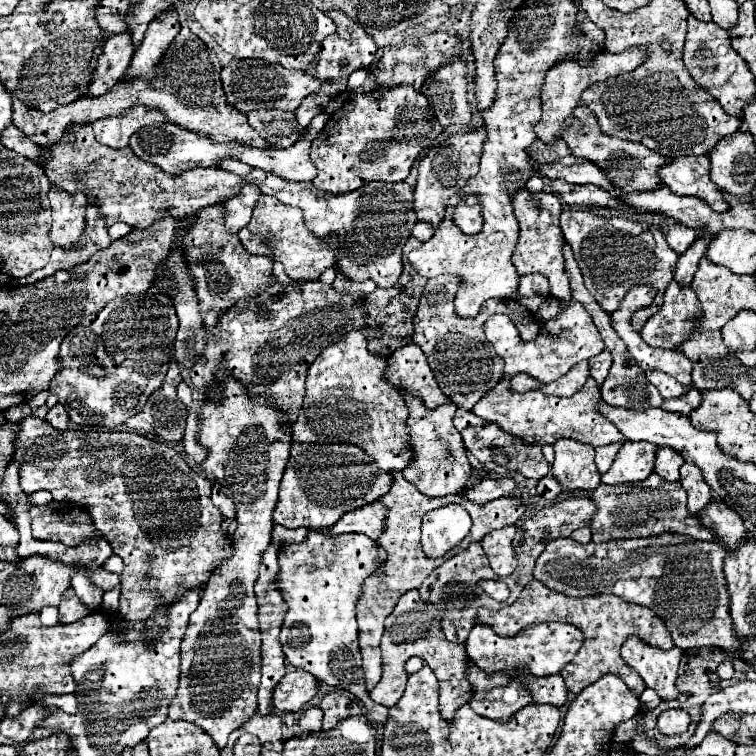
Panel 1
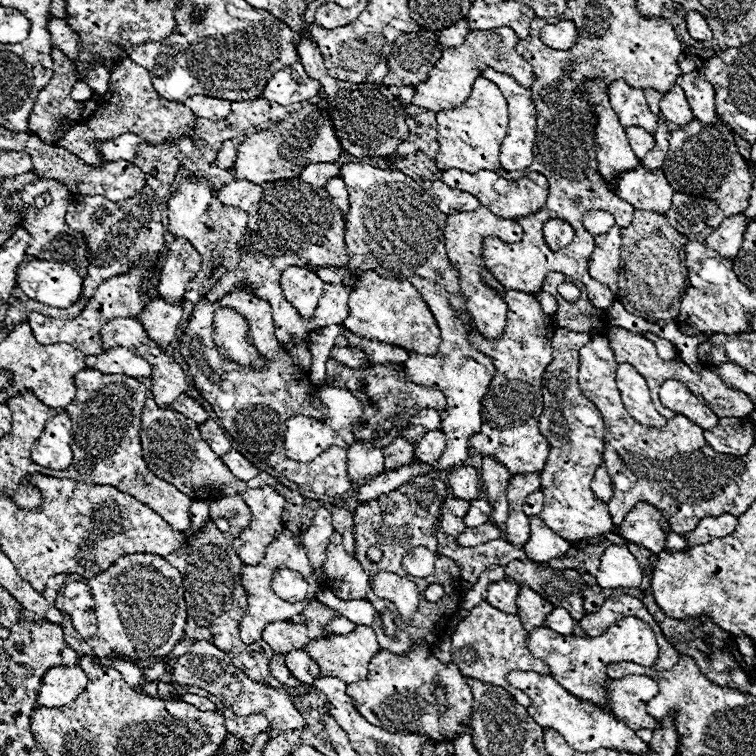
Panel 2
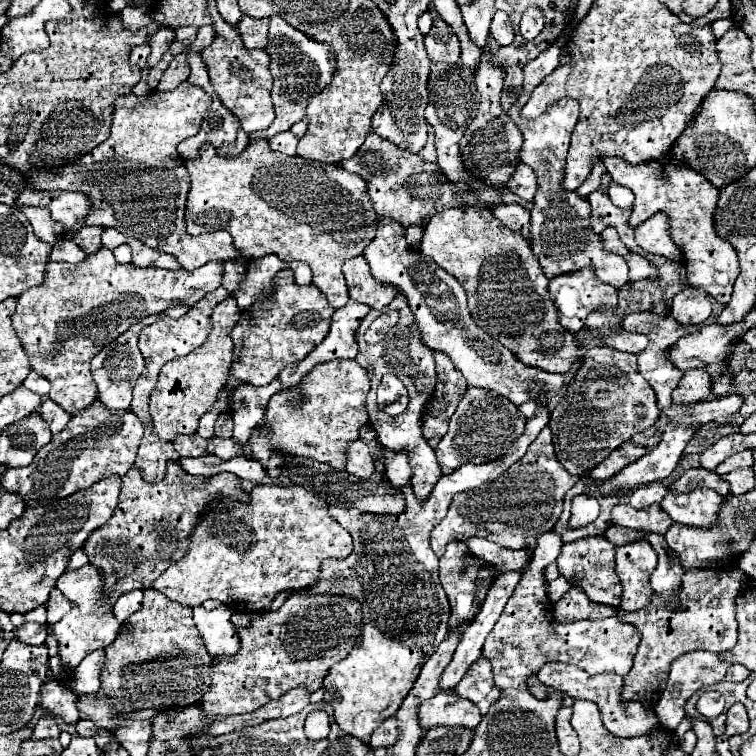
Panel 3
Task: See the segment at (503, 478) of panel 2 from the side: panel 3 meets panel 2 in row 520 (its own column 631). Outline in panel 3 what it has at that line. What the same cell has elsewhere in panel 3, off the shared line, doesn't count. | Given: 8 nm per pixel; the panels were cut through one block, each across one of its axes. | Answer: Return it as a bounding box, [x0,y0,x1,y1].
[628,482,668,508]

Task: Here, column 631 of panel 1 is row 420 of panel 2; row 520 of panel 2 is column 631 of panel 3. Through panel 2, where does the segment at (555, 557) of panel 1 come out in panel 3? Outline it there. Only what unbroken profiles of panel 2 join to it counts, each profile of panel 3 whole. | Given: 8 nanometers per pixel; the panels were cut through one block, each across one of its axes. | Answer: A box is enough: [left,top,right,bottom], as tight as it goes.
[616,540,654,612]

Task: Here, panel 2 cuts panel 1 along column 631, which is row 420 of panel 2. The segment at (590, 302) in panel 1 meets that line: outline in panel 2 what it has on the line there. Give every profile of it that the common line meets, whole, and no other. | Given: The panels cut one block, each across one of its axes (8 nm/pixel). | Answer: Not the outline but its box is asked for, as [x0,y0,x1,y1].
[326,358,446,448]

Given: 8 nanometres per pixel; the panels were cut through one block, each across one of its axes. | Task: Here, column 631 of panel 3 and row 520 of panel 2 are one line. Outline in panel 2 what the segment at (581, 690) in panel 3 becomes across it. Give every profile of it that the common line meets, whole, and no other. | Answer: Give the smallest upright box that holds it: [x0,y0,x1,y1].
[682,514,736,550]

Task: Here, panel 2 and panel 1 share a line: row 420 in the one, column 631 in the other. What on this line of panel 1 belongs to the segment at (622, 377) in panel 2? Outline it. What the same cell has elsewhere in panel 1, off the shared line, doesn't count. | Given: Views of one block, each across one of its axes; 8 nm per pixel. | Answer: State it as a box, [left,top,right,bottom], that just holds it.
[621,638,686,702]

